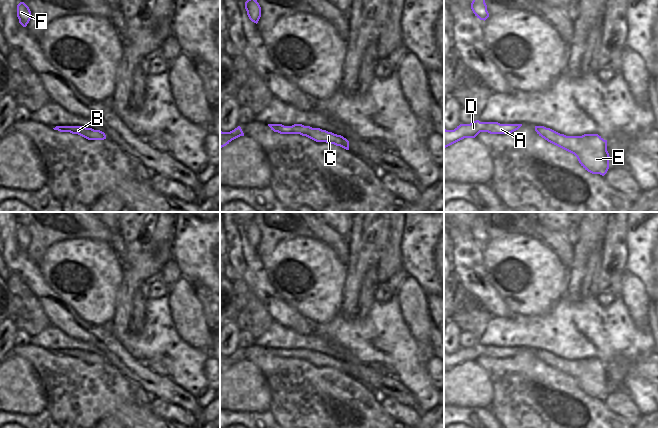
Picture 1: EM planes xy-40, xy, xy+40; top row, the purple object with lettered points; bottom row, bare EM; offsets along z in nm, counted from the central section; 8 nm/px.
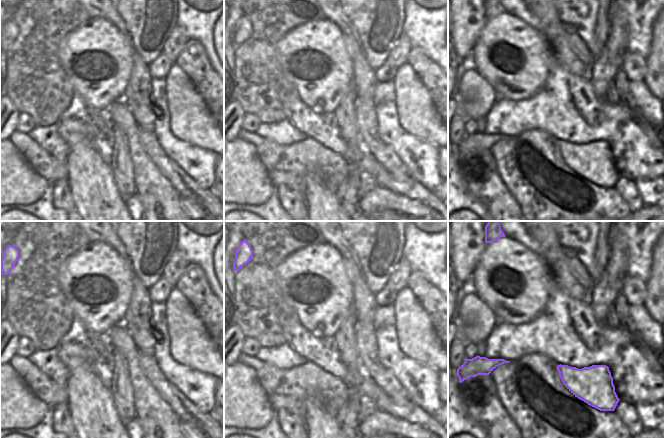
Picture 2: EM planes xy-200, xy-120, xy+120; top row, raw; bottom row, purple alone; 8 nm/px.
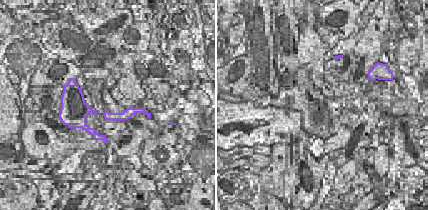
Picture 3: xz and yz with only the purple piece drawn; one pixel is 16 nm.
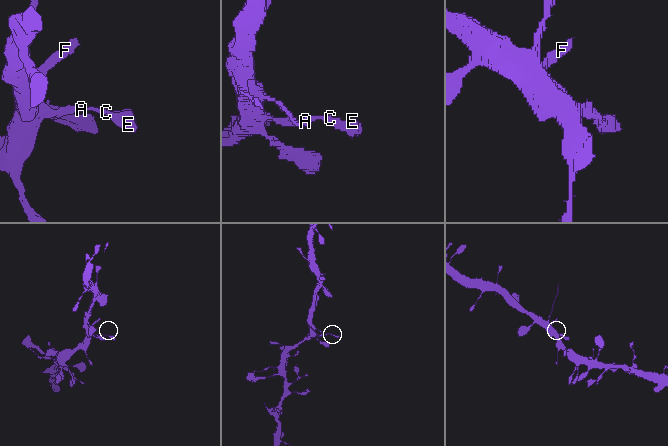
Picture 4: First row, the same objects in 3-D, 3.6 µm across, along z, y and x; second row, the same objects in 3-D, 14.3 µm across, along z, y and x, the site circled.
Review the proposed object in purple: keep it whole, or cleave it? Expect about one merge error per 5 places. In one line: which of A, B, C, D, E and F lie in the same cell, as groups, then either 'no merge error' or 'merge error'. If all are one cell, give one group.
A B C D E F | no merge error

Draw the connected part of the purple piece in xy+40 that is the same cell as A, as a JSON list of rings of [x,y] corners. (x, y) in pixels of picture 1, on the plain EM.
[[[480,346],[460,348],[454,354],[444,353],[444,372],[464,363],[475,362],[480,356],[490,358],[510,358],[518,354],[522,348],[500,348],[498,346]]]

